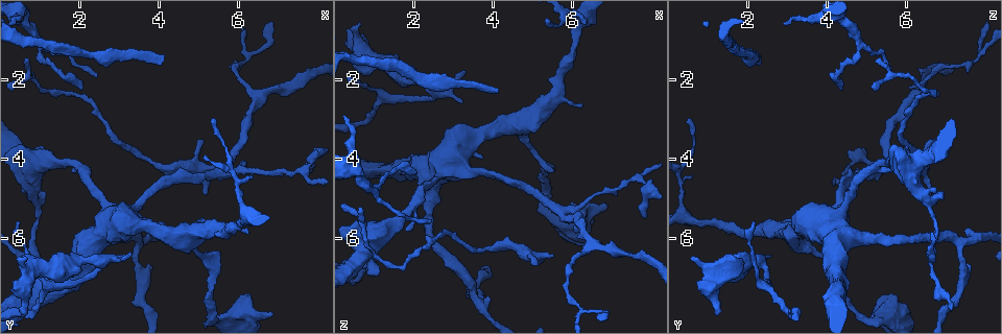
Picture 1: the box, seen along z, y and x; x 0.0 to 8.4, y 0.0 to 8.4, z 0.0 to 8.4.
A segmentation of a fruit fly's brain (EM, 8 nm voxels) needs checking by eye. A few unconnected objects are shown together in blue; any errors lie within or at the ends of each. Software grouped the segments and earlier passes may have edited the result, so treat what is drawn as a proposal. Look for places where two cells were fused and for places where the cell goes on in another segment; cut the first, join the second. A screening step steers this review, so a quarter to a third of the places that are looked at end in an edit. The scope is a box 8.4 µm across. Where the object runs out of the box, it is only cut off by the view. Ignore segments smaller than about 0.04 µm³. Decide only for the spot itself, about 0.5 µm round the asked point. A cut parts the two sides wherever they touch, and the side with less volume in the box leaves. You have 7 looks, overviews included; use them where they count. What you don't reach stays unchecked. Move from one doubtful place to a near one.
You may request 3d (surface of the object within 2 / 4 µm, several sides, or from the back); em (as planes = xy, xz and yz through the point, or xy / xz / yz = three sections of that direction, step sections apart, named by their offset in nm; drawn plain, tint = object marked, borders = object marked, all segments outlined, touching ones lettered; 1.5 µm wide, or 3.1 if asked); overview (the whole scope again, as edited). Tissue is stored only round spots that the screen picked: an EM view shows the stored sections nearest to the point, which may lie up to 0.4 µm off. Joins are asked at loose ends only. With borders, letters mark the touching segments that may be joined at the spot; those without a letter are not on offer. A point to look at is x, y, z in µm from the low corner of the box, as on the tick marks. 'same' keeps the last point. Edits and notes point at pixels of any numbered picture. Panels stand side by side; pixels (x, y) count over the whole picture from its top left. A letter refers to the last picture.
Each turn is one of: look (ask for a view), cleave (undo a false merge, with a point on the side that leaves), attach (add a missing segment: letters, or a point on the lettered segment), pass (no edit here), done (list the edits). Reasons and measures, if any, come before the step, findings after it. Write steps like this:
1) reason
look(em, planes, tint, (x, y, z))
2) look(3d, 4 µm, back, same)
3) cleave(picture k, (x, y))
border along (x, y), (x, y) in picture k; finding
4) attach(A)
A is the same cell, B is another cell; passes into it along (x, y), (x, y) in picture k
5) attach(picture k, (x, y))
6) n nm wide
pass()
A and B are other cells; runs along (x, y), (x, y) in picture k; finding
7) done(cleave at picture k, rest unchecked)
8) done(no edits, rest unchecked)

an open end
look(3d, 4 µm, (1.20, 4.90, 6.85))

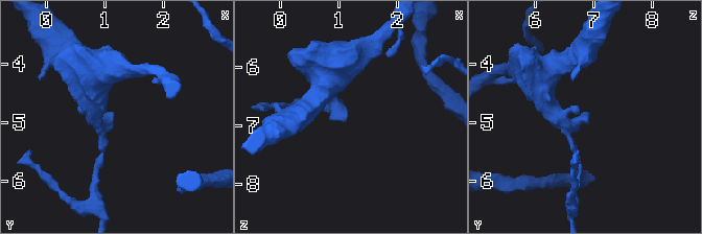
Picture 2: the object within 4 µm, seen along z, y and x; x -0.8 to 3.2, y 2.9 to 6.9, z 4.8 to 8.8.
look(em, planes, borders, (1.20, 4.85, 6.80))

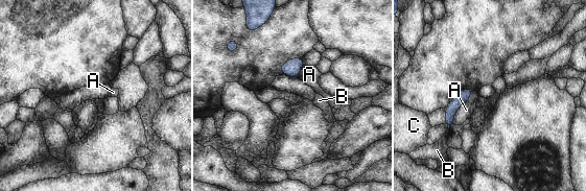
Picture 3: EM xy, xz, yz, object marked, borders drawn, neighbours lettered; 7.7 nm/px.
pass()
A, B and C are other cells; border along (473, 91), (456, 111), (452, 123) in picture 3; no lettered segment goes on from it

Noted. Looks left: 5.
tapers out
look(em, xy, step 8, borders, (2.50, 1.85, 5.55))

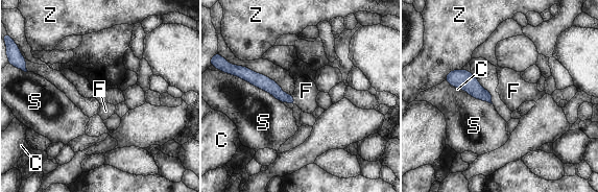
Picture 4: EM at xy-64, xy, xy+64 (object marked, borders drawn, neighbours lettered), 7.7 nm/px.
pass()
C, F, S and Z are other cells; border along (292, 94), (295, 103) in picture 4; none of them fits

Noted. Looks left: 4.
thin end
look(em, xz, step 8, borders, (0.60, 1.45, 5.35))

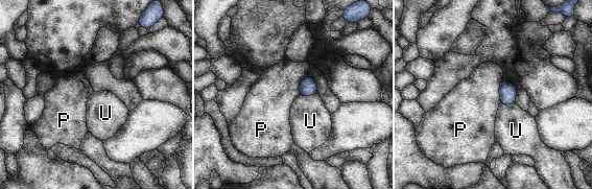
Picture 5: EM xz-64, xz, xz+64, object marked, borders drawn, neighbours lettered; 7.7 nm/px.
pass()
P and U are other cells; border along (316, 93), (300, 95) in picture 5; no lettered segment goes on from it

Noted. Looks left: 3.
done(no edits, rest unchecked)

